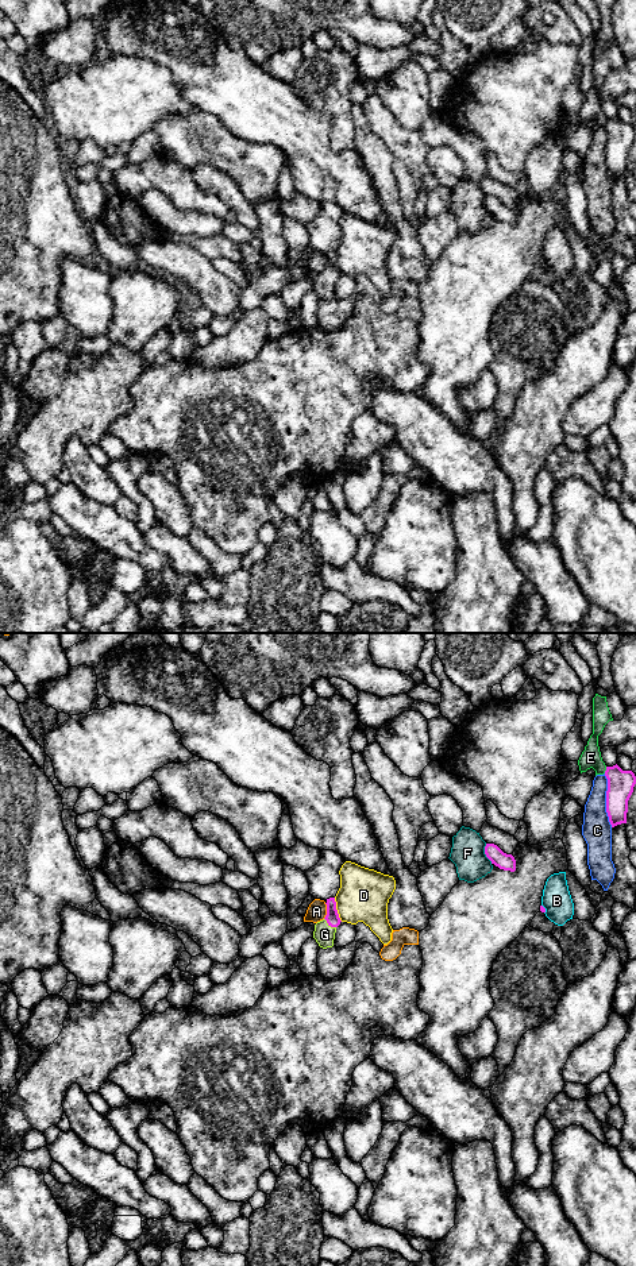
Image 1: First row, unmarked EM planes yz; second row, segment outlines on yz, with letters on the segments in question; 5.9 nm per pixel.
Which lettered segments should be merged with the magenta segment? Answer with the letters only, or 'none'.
G

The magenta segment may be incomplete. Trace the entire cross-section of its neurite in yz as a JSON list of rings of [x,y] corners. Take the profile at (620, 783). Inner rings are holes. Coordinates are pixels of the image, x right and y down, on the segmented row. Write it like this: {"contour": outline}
{"contour": [[[617,764],[606,767],[606,813],[612,827],[627,823],[628,800],[636,784],[632,771],[622,771]]]}

